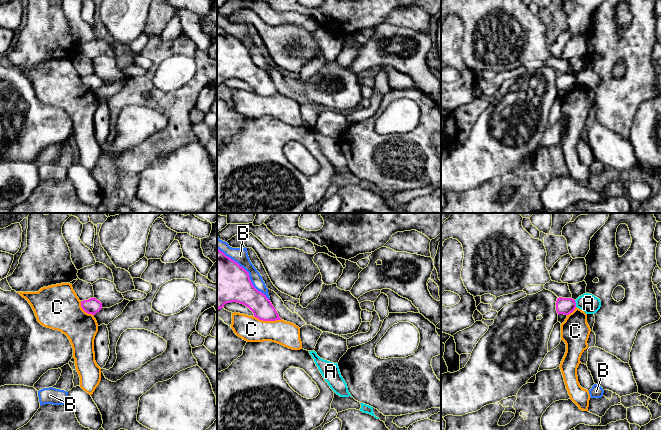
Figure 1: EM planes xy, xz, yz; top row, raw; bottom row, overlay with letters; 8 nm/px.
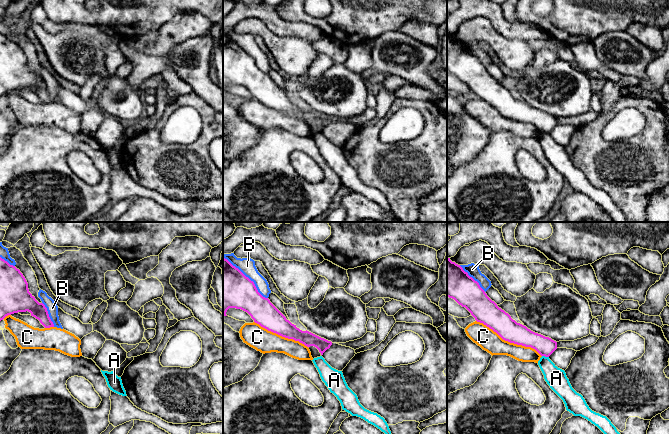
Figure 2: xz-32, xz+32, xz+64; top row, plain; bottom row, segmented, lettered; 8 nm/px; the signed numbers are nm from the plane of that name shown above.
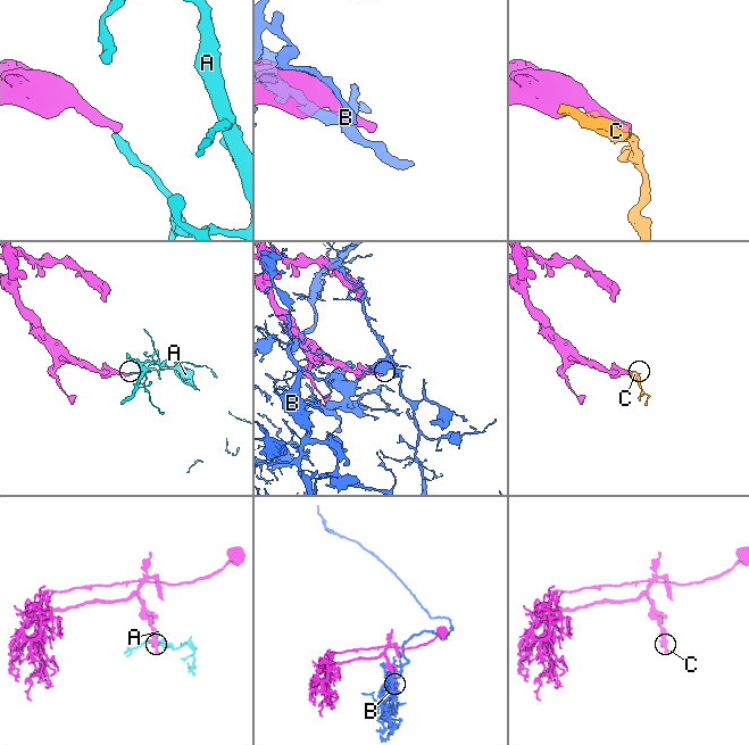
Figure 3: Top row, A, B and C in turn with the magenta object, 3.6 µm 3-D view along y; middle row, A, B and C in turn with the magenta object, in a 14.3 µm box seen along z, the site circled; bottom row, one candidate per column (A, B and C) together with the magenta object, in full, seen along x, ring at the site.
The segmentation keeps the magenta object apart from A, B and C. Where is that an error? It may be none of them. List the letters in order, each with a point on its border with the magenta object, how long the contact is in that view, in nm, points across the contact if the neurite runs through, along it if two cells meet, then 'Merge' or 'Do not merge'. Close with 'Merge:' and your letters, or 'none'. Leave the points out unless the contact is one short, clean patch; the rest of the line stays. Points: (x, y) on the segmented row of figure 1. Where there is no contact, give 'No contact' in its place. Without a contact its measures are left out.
A: Touches magenta at yz (575, 303). Shared border 60 nm. Boundary: yz (574, 300), (576, 306). Do not merge
B: Touches magenta at xz (247, 272). Shared border 600 nm. Do not merge
C: Touches magenta at xz (268, 320). Shared border 220 nm. Do not merge
Merge: none

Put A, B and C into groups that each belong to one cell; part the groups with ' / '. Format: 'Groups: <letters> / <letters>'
Groups: A / B / C

